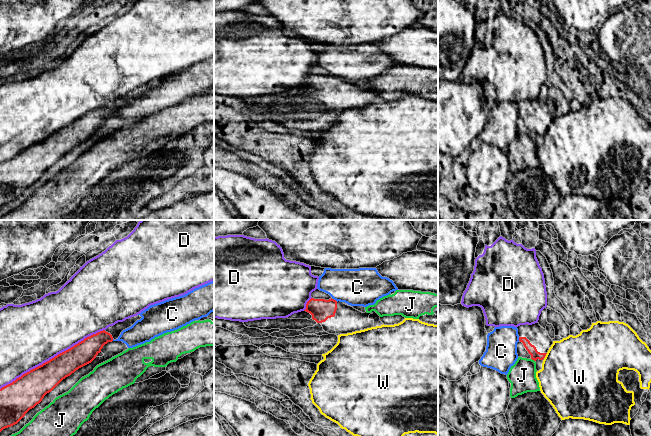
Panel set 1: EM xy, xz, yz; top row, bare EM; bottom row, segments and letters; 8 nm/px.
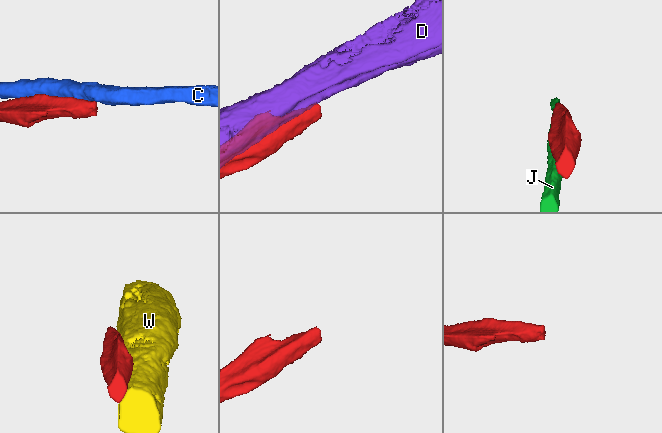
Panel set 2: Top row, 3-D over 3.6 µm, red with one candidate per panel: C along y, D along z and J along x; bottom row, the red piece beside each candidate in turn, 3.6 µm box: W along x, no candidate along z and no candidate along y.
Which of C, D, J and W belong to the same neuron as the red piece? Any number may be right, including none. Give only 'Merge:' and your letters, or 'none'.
Merge: none

